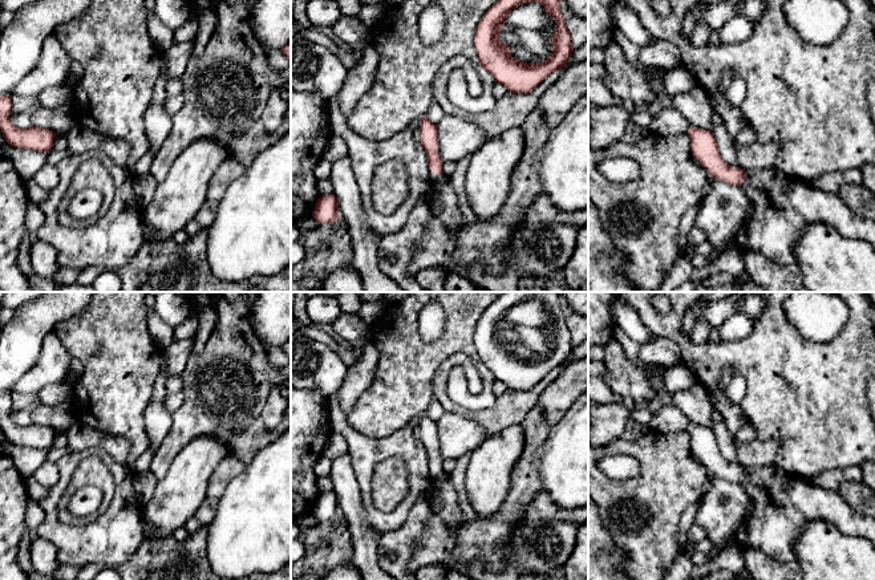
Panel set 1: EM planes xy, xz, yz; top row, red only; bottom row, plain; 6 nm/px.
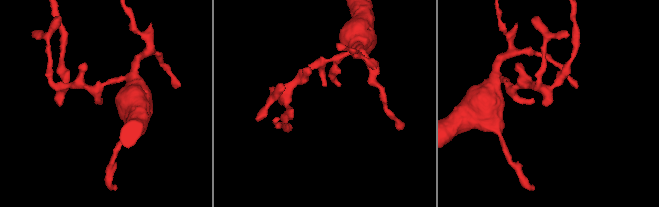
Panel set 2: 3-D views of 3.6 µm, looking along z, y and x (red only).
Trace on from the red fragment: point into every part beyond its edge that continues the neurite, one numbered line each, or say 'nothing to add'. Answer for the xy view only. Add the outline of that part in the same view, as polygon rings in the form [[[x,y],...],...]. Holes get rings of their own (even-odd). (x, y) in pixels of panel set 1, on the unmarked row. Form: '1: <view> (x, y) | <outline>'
nothing to add

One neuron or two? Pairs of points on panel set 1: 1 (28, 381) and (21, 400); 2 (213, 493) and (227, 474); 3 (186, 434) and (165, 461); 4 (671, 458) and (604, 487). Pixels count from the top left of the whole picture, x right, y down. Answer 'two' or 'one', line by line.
1: two
2: one
3: one
4: one

